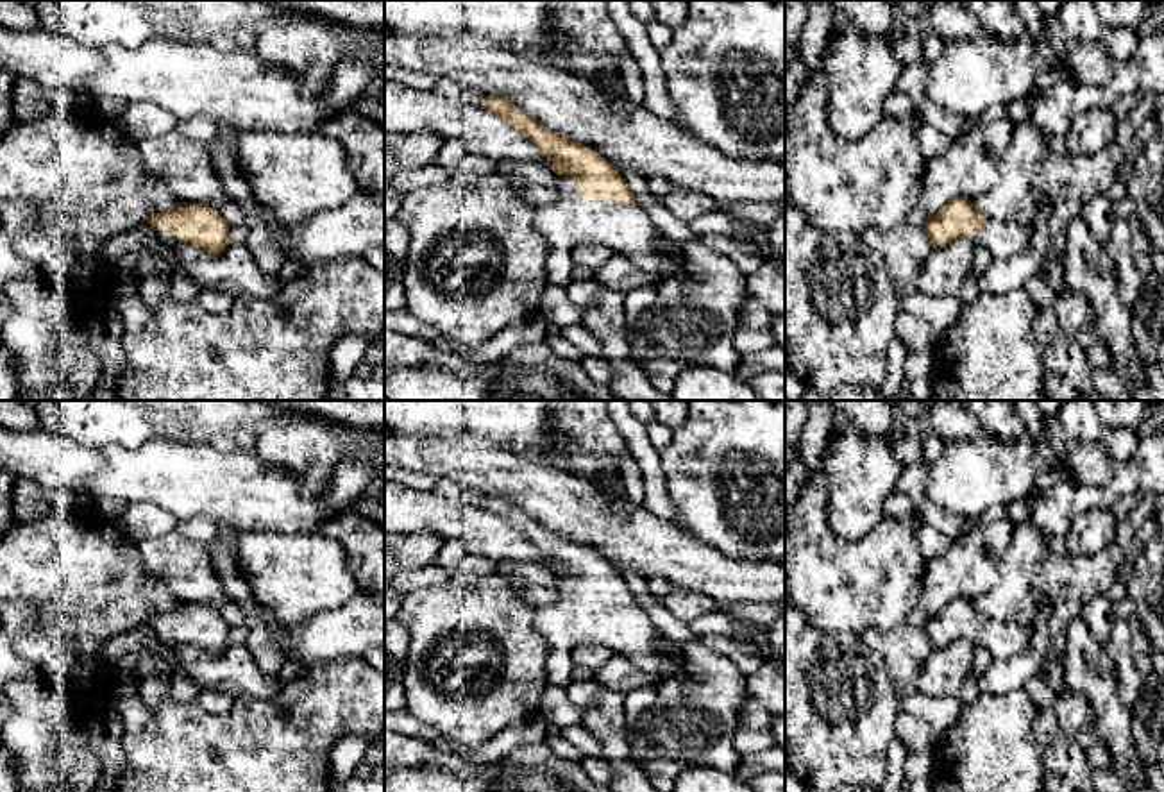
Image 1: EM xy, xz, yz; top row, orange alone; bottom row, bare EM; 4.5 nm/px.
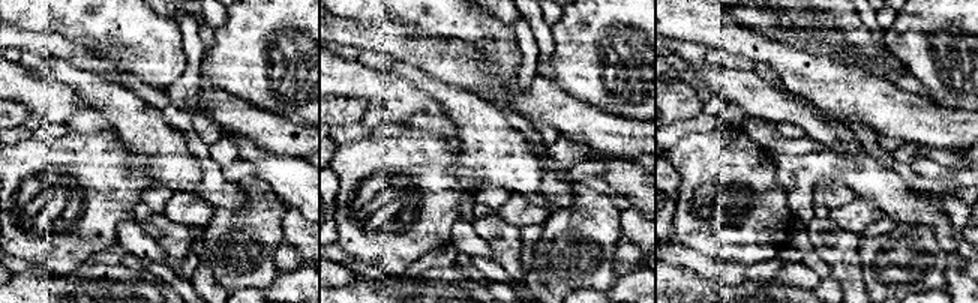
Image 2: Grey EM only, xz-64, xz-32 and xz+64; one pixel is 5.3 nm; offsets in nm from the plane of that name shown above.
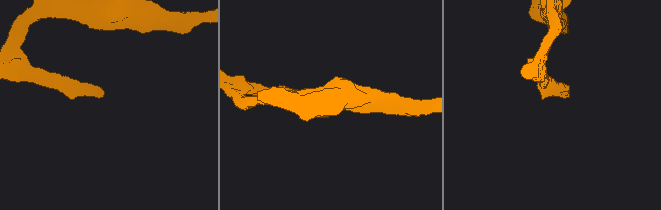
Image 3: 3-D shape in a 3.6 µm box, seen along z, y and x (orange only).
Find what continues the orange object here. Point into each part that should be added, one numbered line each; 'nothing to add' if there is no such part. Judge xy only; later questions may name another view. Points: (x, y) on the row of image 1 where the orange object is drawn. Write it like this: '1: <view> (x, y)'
1: xy (167, 236)

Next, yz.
1: yz (1003, 240)

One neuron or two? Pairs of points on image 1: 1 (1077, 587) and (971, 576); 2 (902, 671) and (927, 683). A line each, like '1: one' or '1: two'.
1: two
2: two

